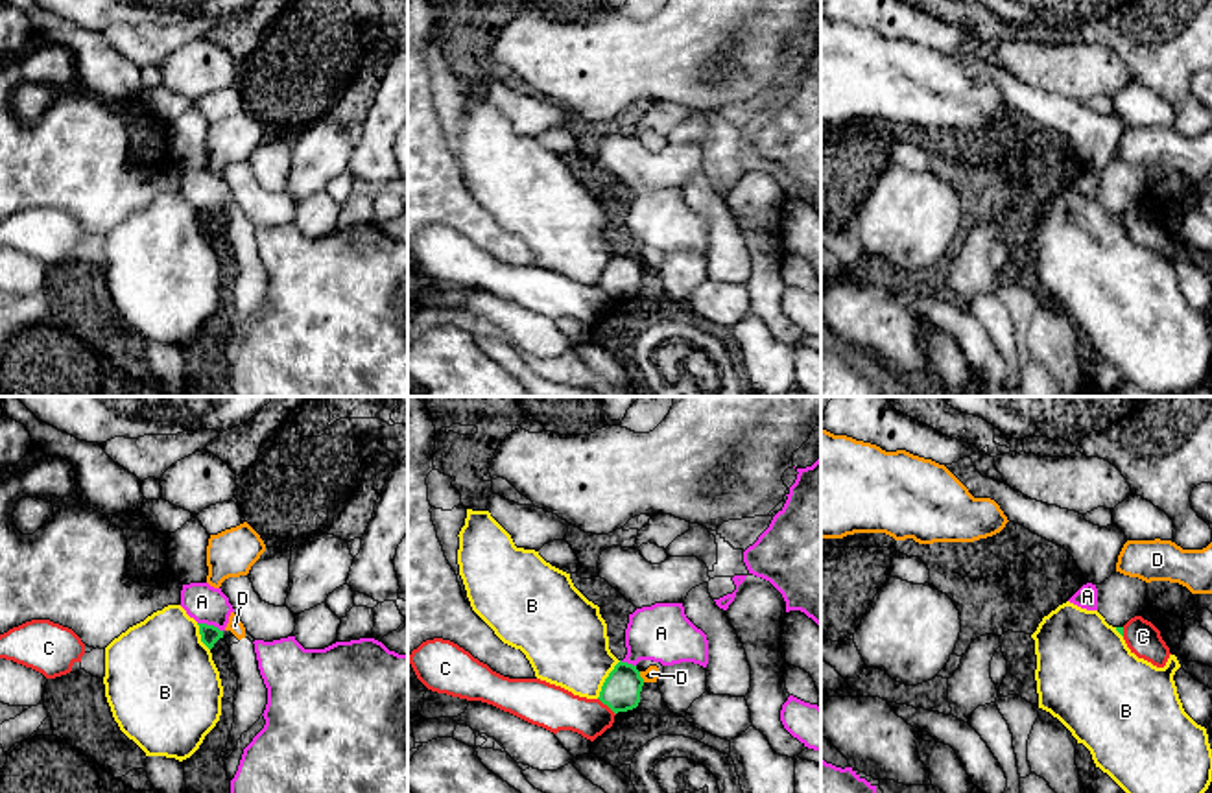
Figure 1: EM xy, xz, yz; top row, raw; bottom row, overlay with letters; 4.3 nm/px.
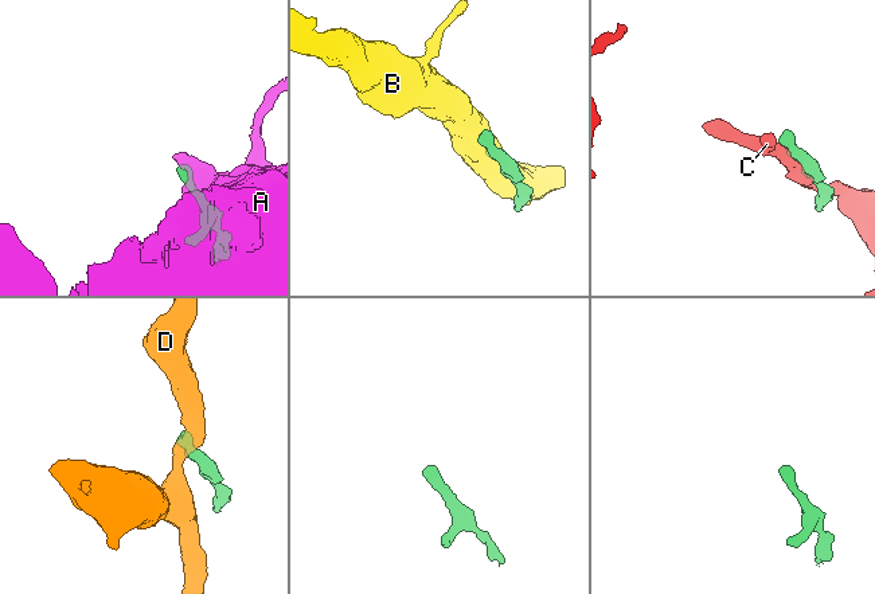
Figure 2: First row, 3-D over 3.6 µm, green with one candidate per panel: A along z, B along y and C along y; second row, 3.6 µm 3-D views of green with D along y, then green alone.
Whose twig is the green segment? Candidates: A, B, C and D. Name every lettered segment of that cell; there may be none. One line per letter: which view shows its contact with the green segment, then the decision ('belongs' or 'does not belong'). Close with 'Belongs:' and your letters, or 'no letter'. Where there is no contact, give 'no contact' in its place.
A: meets green in xy; does not belong
B: meets green in xz; does not belong
C: meets green in xz; does not belong
D: meets green in xz; does not belong
Belongs: no letter

